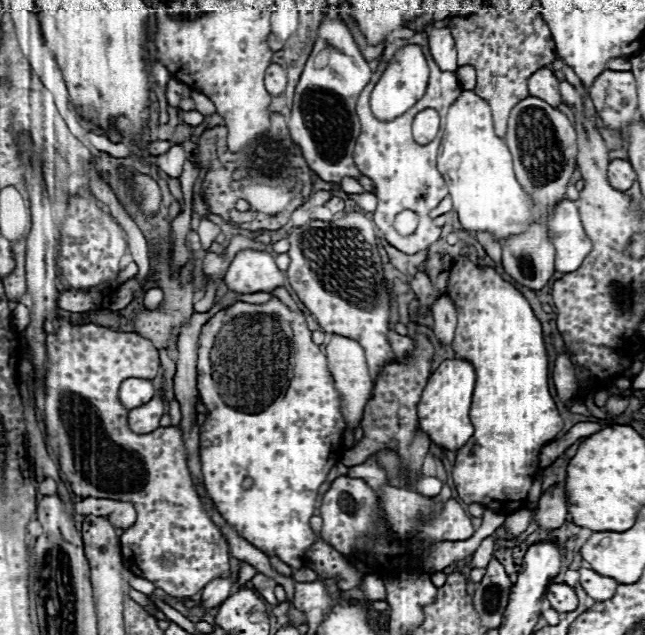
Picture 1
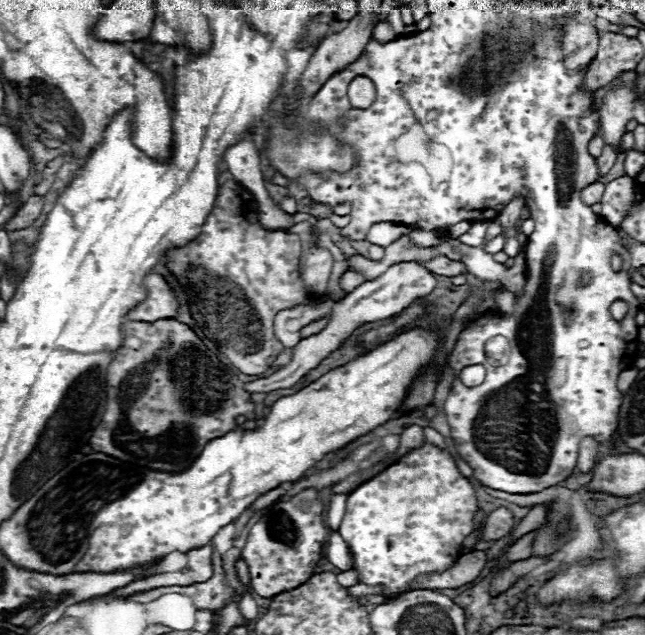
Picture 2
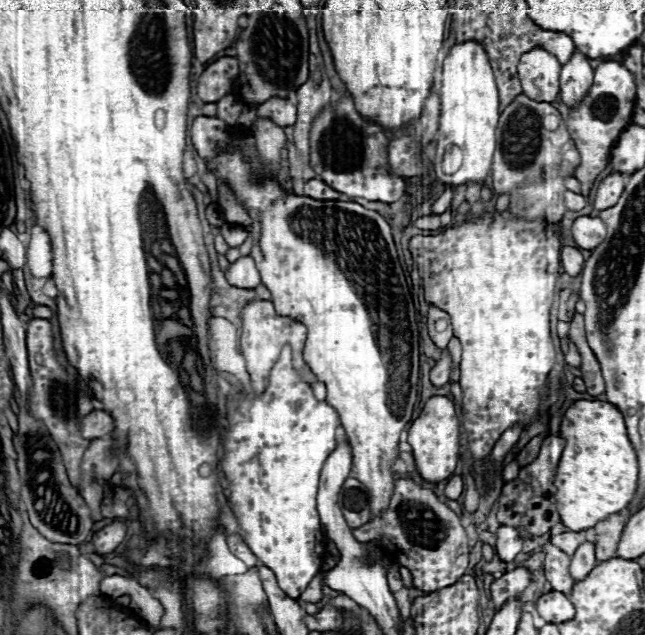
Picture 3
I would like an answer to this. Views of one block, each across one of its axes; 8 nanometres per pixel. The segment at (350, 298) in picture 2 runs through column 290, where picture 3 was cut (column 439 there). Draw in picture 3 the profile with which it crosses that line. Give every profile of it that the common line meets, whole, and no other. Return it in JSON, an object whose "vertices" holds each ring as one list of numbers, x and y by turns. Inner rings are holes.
{"vertices":[[448,348,442,350,440,360,436,362,436,366,430,372,430,380,434,386,444,386,450,380,450,352,448,352]]}

